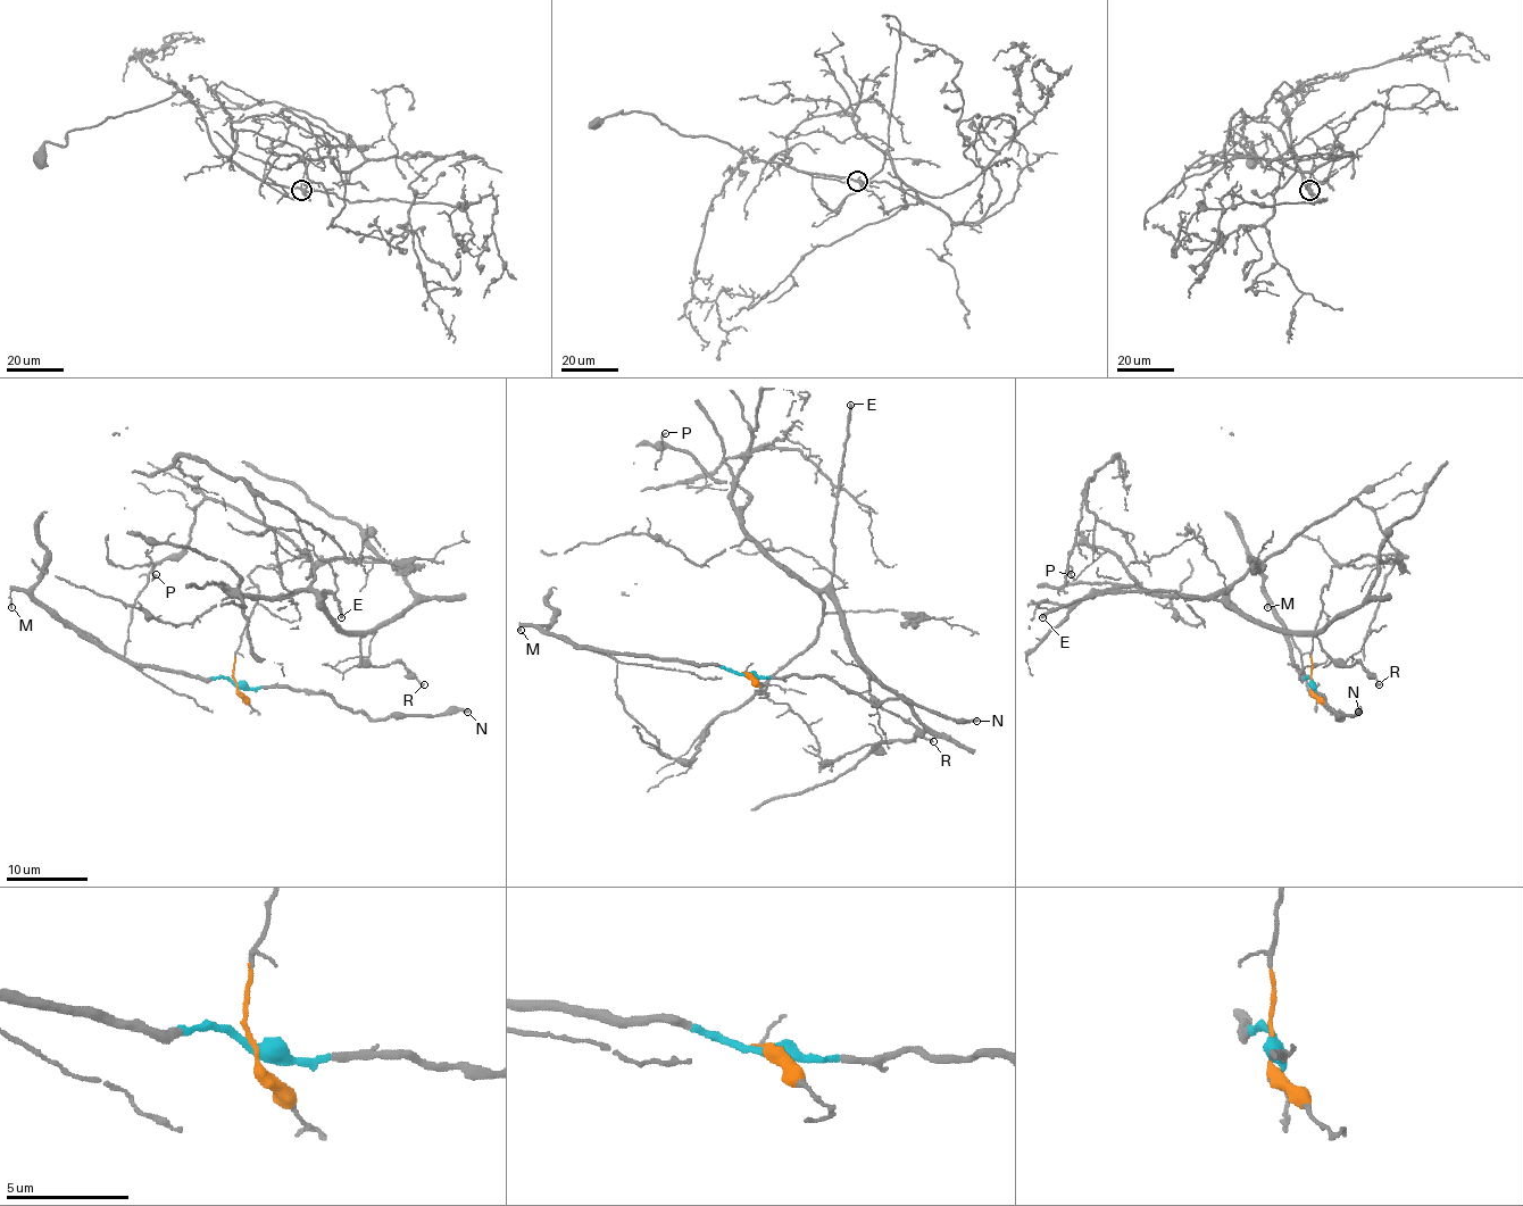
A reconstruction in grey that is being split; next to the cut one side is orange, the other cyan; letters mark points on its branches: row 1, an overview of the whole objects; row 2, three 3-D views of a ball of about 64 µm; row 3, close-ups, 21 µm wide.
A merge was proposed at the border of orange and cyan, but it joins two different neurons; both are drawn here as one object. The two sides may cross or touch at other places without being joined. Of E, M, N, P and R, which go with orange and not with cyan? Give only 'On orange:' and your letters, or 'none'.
On orange: E, P, R

